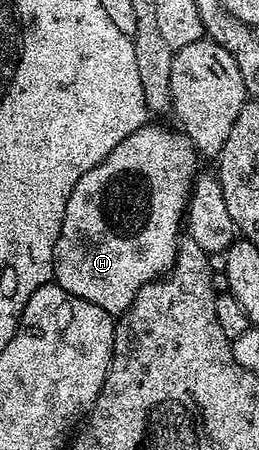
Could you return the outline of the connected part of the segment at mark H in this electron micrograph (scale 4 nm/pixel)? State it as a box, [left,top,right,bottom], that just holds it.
[53,124,199,316]

